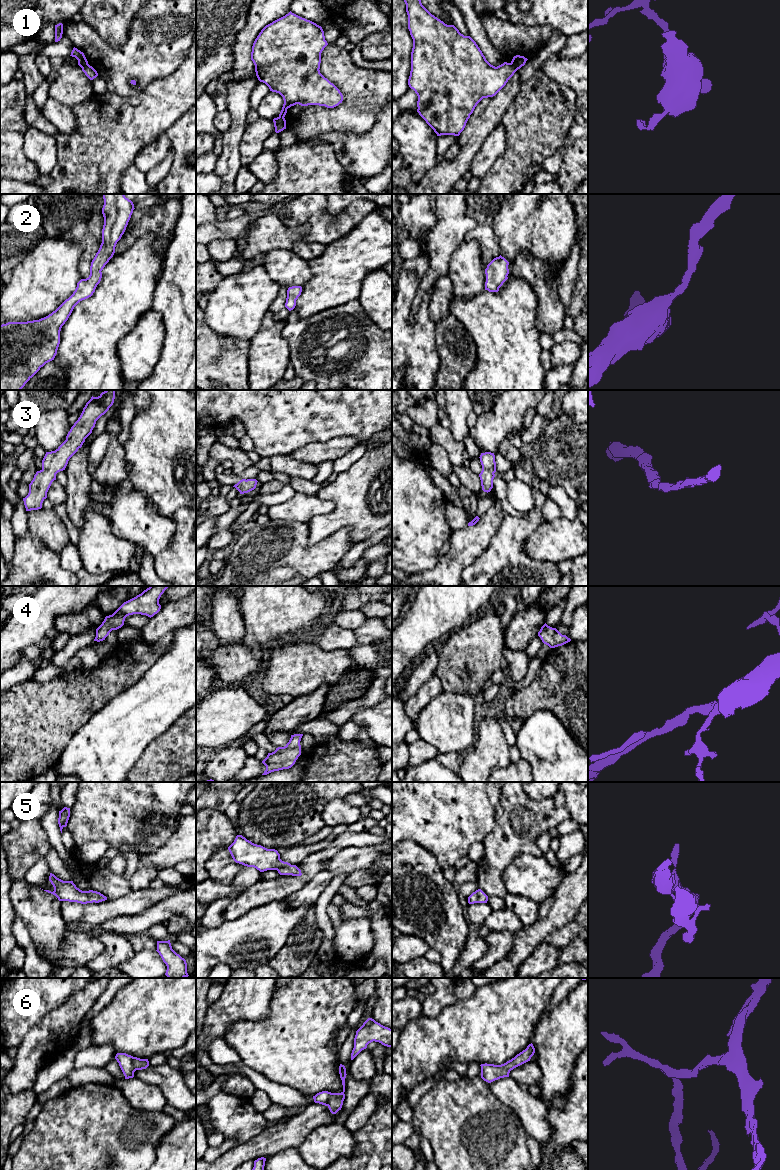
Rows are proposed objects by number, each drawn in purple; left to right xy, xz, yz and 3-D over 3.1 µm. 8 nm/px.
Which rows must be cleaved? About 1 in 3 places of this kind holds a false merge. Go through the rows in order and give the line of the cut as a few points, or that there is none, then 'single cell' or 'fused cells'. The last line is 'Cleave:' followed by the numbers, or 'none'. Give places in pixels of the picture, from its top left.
1: xy (88, 64), (81, 67) | fused cells
2: no cut | single cell
3: no cut | single cell
4: no cut | single cell
5: no cut | single cell
6: no cut | single cell
Cleave: 1

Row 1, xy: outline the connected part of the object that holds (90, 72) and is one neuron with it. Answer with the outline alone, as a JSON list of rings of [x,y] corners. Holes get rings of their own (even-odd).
[[[90,65],[81,67],[82,71],[85,73],[85,75],[90,79],[93,80],[98,76],[97,71]]]

